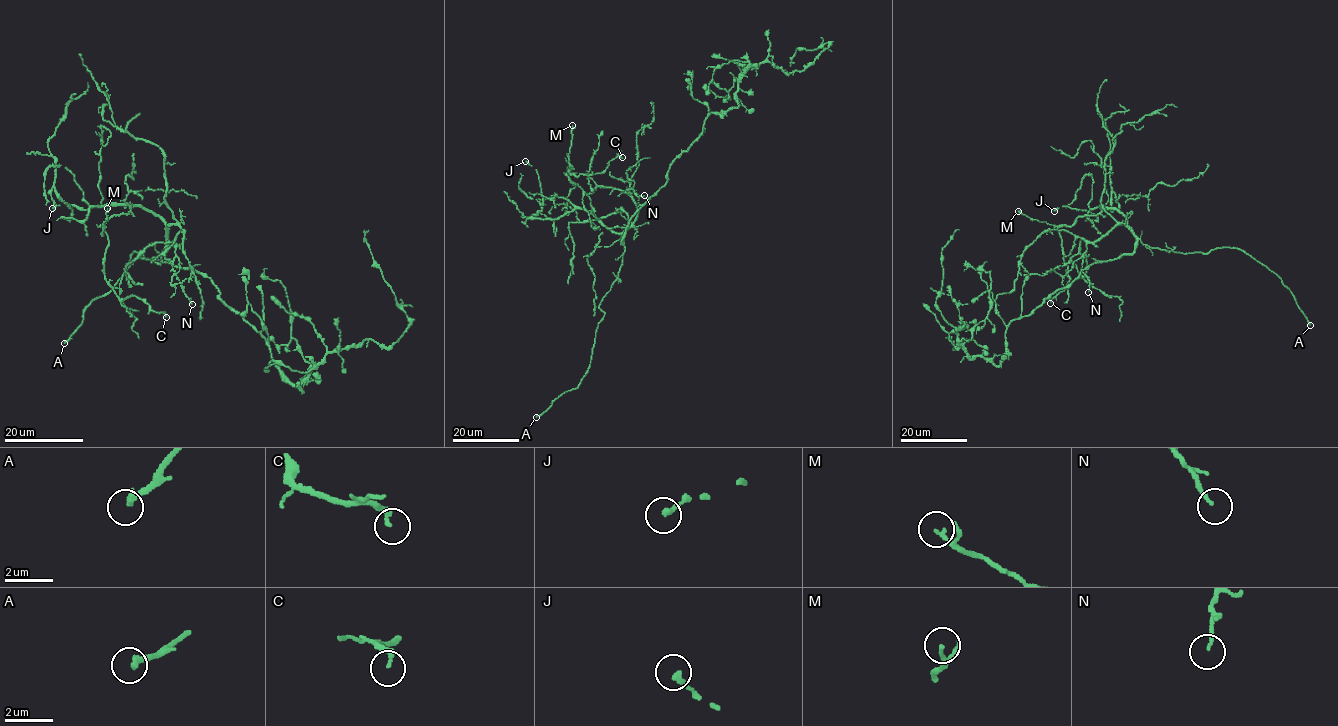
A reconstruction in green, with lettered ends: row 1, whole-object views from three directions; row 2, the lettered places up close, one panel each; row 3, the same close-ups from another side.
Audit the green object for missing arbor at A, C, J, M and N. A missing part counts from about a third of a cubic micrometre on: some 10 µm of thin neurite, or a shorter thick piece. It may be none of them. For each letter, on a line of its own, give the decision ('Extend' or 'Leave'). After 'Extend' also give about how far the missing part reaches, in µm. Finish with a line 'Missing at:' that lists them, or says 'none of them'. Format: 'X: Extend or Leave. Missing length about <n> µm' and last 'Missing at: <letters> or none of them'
A: Extend. Missing length about 20 µm
C: Leave
J: Leave
M: Leave
N: Leave
Missing at: A

